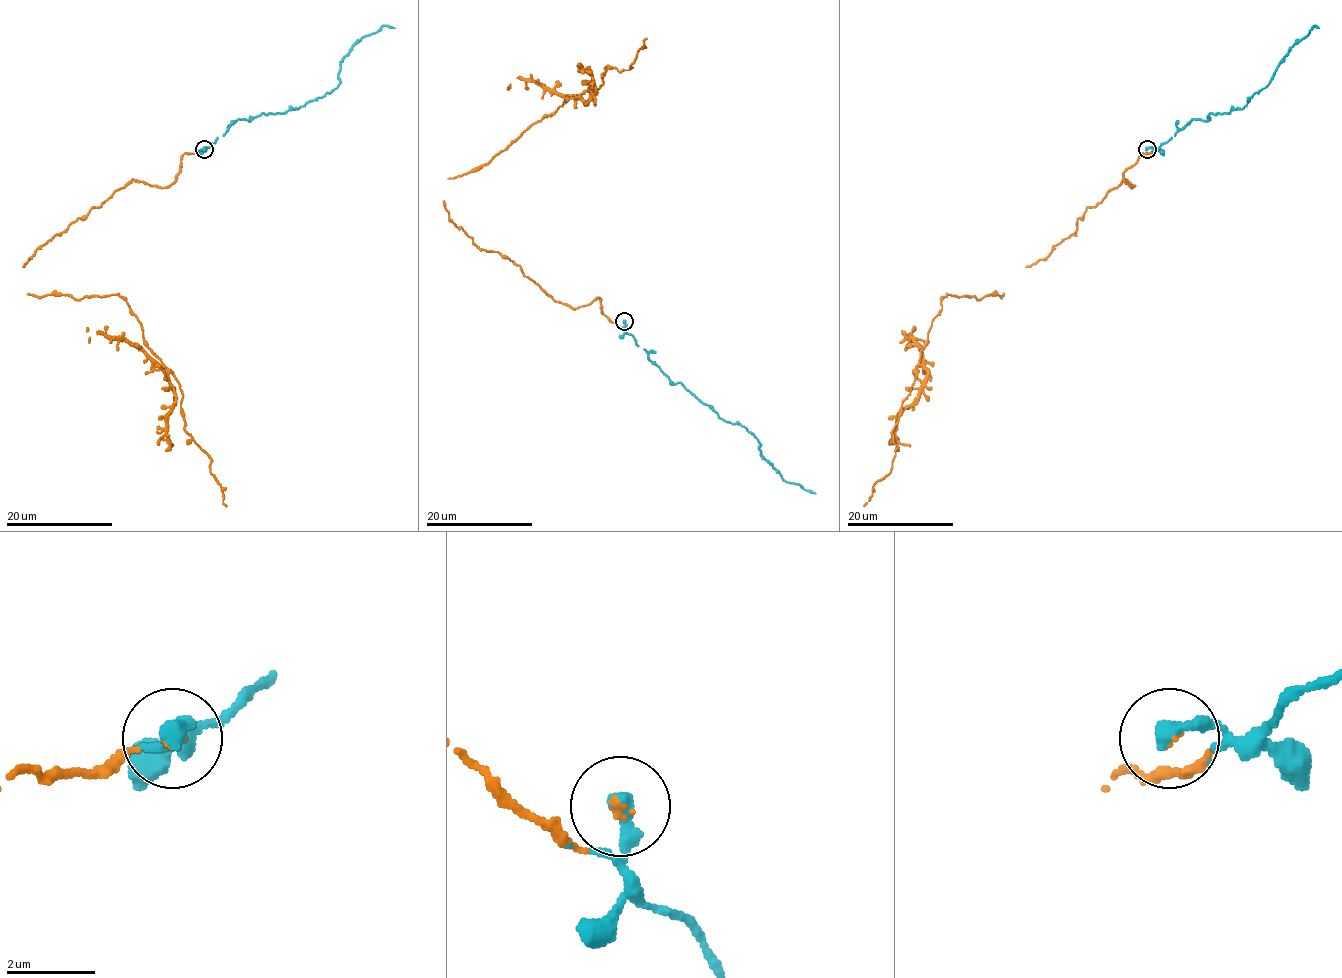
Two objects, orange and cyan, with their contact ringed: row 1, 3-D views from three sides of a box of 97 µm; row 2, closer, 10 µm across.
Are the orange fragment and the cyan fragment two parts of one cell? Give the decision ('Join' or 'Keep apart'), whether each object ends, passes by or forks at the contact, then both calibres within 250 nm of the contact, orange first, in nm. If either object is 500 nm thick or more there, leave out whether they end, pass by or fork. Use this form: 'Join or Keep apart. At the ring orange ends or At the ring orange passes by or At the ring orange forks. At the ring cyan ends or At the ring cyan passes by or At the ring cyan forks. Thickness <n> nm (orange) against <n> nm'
Join. At the ring orange ends. At the ring cyan ends. Thickness 90 nm (orange) against 440 nm

